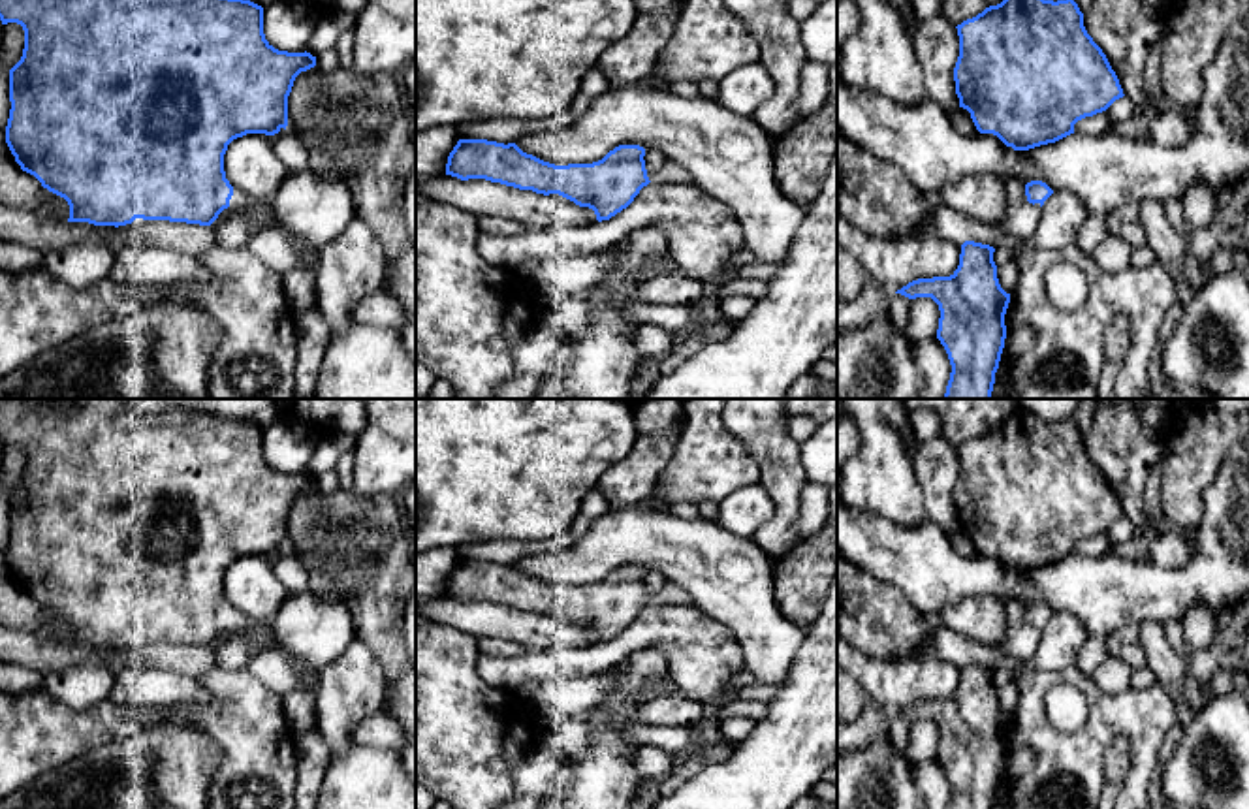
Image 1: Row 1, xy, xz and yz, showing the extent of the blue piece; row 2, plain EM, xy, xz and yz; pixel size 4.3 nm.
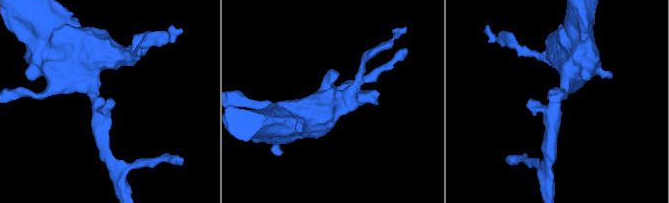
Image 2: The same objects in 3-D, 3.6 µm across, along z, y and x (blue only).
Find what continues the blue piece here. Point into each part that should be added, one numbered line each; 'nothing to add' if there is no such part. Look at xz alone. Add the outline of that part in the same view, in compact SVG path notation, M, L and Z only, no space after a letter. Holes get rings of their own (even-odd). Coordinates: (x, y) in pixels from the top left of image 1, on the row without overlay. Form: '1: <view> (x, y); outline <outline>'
1: xz (672, 593); outline M666 581L666 585L655 596L651 596L649 602L662 606L690 606L692 598L679 583Z

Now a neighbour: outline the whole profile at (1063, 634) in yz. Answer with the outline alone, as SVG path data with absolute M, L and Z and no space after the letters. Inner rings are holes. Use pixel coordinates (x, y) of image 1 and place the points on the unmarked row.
M1068 611L1053 613L1040 632L1035 655L1025 662L1010 664L1014 683L1029 672L1057 672L1072 666L1089 636L1087 627Z

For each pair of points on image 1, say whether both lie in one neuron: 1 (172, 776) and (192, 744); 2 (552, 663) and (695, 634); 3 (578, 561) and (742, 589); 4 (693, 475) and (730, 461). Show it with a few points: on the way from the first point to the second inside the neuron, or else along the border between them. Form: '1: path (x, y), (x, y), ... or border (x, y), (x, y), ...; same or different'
1: path (172, 768), (185, 751); same
2: path (587, 661), (612, 653), (640, 634), (659, 634); same
3: path (619, 550), (685, 550), (700, 559); same
4: path (702, 467), (721, 463); same

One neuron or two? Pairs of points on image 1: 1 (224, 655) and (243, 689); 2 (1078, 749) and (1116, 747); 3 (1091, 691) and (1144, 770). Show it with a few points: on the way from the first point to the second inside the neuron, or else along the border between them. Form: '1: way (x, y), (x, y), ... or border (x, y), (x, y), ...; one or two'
1: border (217, 665), (228, 670), (245, 668); two
2: border (1125, 736), (1118, 736), (1105, 753), (1101, 789); two
3: way (1110, 710), (1144, 744), (1144, 751); one

